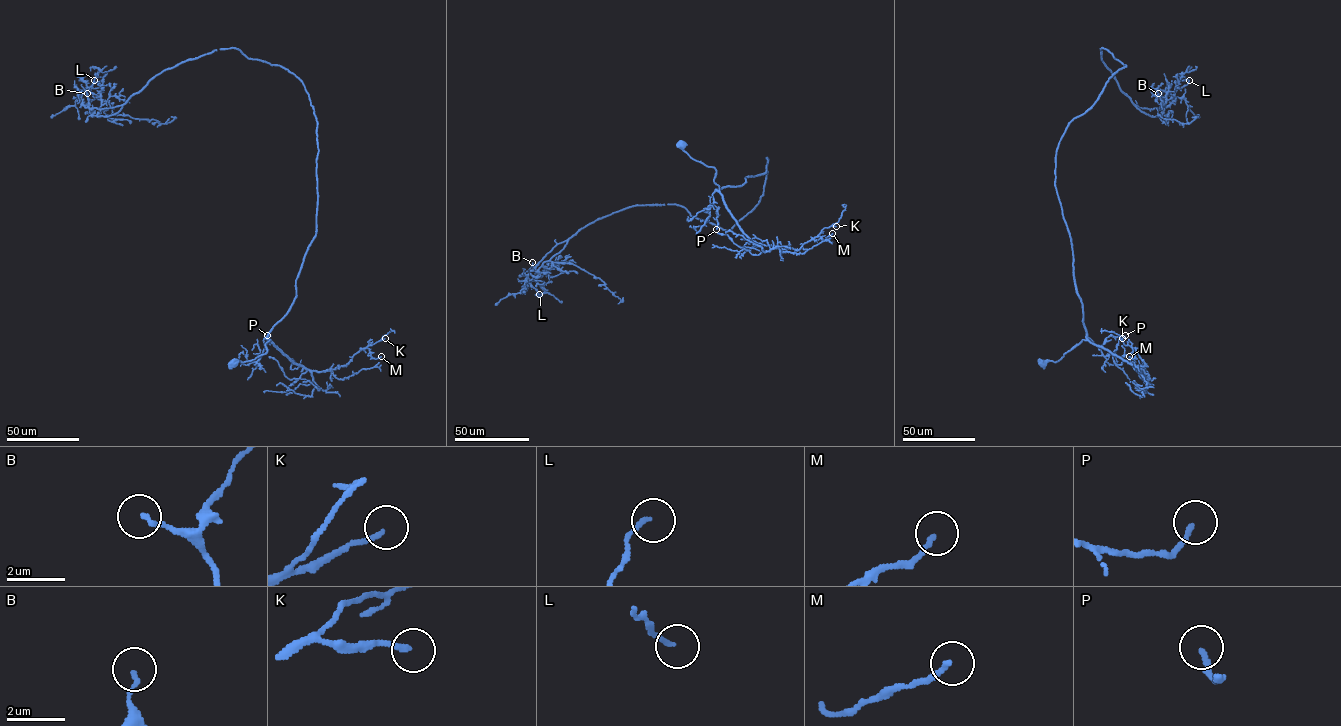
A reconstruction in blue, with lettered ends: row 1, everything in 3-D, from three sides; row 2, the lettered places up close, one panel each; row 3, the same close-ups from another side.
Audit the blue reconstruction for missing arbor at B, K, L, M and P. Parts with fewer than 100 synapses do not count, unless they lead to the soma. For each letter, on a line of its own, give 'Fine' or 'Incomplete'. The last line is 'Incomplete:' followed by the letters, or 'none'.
B: Fine
K: Fine
L: Fine
M: Fine
P: Fine
Incomplete: none

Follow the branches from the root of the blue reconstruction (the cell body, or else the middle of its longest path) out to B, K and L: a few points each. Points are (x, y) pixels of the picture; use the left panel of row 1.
B: (233, 363), (267, 352), (316, 233), (303, 83), (229, 48), (120, 105), (90, 108), (87, 93)
K: (233, 363), (264, 354), (269, 340), (295, 363), (309, 370), (329, 371), (346, 365), (356, 353), (385, 338)
L: (233, 363), (267, 352), (315, 235), (309, 95), (234, 48), (113, 107), (83, 104), (94, 80)

